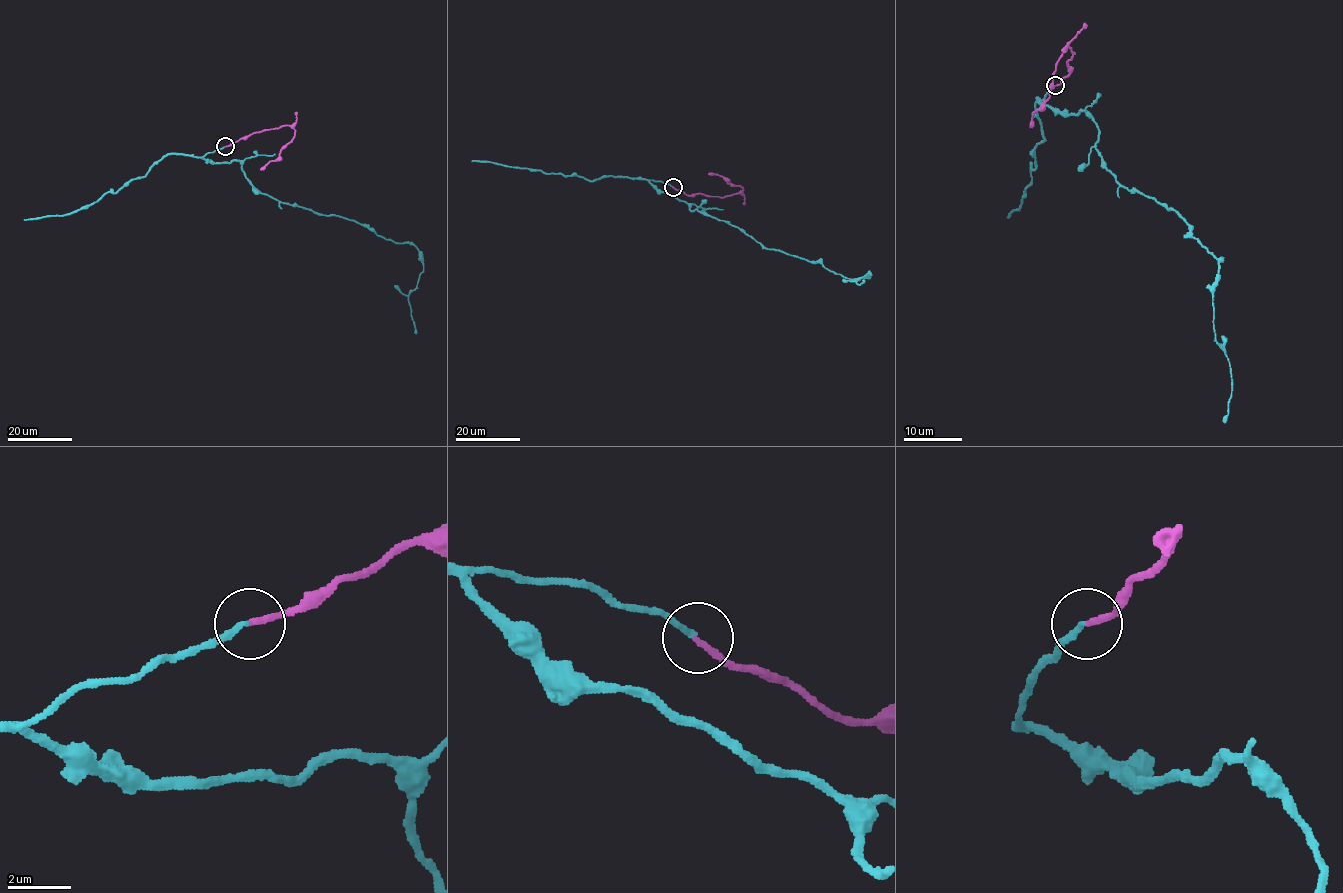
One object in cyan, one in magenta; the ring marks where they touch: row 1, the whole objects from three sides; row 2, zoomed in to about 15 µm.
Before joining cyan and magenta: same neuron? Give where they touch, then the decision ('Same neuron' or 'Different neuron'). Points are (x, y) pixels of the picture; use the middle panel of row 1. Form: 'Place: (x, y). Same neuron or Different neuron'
Place: (673, 187). Same neuron

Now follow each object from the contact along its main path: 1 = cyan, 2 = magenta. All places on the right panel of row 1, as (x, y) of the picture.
1: (1055, 85), (1045, 104), (1083, 110), (1106, 168), (1173, 209), (1222, 259), (1213, 316), (1232, 378), (1224, 423)
2: (1055, 85), (1071, 72), (1066, 63), (1074, 53), (1068, 47), (1061, 56), (1049, 98), (1034, 111), (1031, 126)

